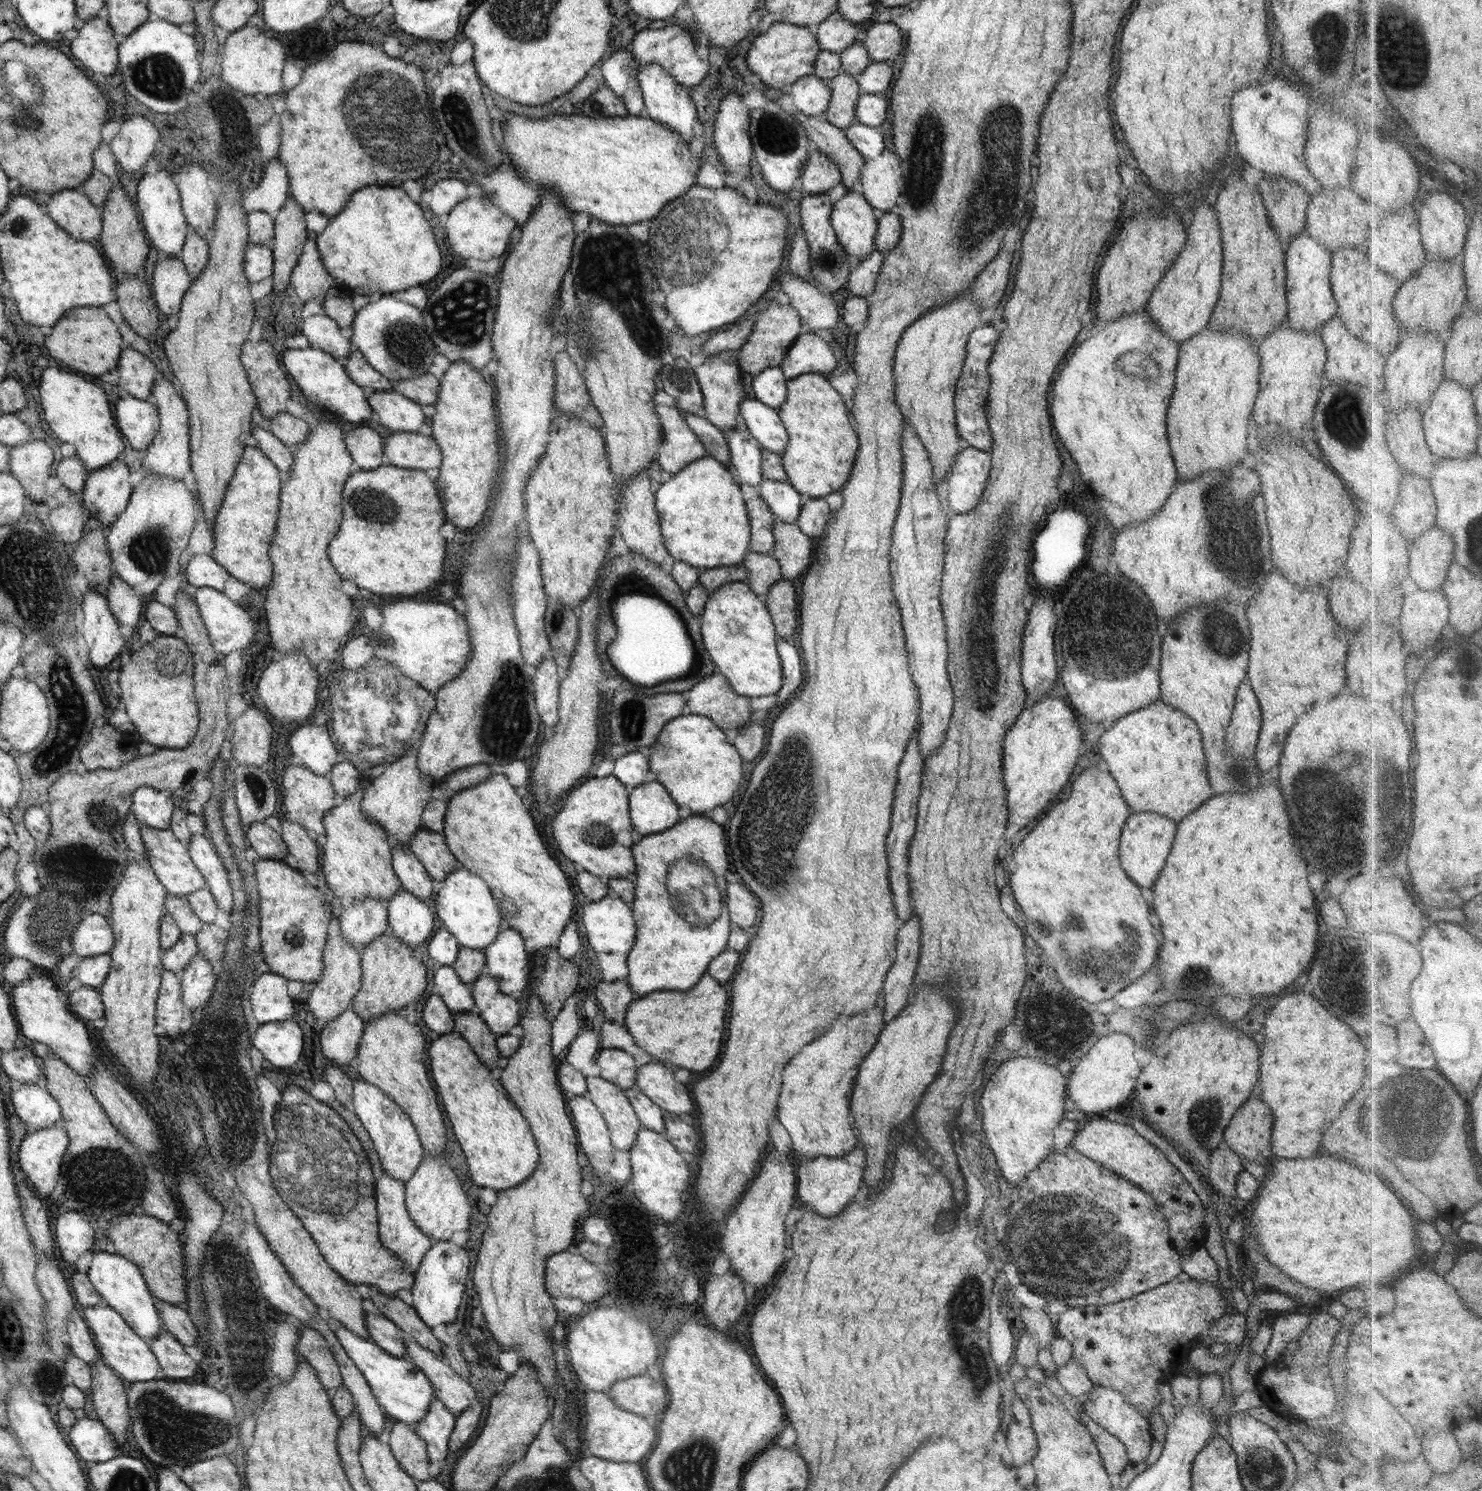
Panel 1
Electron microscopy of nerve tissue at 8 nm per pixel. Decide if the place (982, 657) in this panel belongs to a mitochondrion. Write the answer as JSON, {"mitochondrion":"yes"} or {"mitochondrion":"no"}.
{"mitochondrion":"yes"}

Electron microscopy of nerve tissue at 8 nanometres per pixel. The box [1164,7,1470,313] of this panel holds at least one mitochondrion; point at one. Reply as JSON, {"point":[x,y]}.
{"point":[1330,33]}

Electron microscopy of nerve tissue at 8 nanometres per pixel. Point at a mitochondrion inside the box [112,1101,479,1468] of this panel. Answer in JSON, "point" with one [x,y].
{"point":[177,1433]}

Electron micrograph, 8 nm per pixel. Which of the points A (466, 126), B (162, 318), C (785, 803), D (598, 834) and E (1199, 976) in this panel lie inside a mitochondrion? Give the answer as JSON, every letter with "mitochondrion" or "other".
{"A":"mitochondrion","B":"other","C":"mitochondrion","D":"mitochondrion","E":"mitochondrion"}

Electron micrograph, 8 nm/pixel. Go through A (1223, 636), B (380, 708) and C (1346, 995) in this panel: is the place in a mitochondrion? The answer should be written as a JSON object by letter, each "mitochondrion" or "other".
{"A":"mitochondrion","B":"mitochondrion","C":"mitochondrion"}

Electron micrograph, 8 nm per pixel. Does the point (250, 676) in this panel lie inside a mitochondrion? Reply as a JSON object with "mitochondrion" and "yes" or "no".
{"mitochondrion":"no"}

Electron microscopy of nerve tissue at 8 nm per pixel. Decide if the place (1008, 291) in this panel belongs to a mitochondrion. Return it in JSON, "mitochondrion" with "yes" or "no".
{"mitochondrion":"no"}

